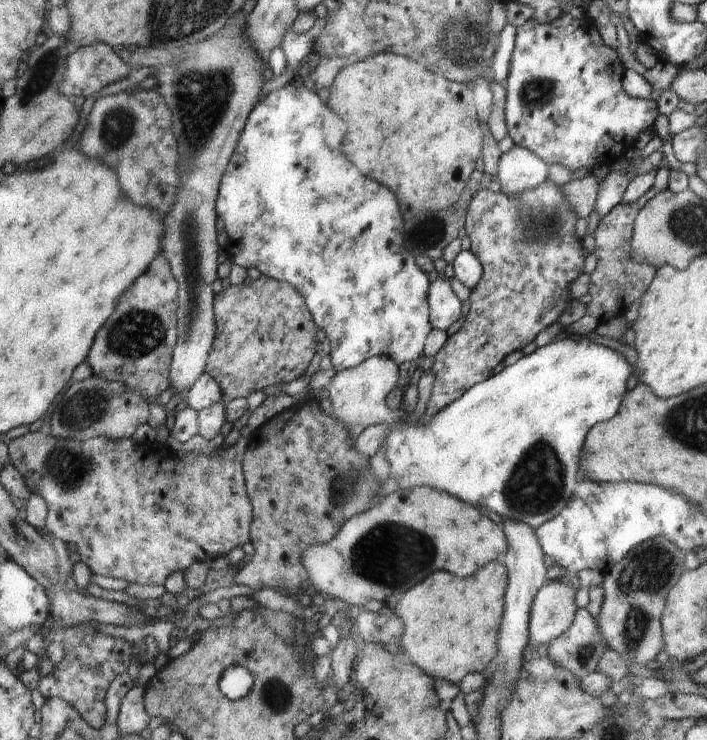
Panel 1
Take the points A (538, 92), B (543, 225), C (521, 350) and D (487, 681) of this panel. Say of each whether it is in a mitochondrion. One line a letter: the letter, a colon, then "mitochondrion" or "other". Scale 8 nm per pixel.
A: mitochondrion
B: mitochondrion
C: other
D: other

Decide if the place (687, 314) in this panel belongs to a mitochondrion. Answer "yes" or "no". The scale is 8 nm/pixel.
no

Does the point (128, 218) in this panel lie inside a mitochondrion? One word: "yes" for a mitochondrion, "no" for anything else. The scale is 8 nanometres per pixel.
no

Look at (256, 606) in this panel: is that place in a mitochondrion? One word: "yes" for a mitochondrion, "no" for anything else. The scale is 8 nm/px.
no

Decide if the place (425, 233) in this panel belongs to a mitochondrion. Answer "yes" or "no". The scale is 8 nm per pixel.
yes

